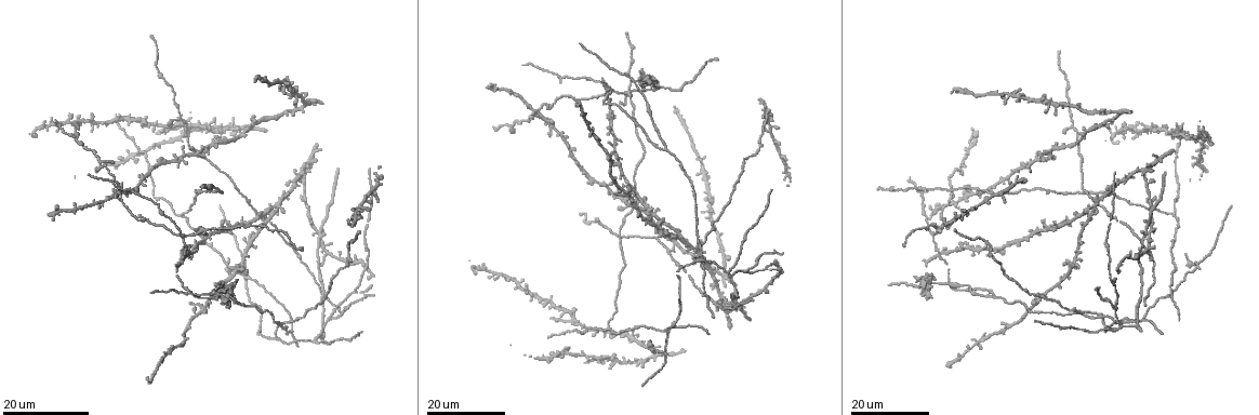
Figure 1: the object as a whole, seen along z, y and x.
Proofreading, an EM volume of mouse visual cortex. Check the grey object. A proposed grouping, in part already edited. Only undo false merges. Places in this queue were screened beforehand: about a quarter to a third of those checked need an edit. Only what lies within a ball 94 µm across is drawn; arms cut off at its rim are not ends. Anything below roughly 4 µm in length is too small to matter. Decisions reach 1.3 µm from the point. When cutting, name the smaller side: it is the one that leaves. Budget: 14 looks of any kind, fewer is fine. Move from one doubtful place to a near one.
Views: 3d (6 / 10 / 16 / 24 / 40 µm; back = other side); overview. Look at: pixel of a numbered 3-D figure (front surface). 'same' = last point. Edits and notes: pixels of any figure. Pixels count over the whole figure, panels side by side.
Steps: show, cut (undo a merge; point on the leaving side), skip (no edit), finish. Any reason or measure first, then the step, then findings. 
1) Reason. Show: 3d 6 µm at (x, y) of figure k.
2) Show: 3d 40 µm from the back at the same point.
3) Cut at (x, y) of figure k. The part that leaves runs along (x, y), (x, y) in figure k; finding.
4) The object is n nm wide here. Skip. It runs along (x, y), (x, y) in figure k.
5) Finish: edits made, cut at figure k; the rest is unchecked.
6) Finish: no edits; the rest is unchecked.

Show: 3d 24 µm at (664, 328) of figure 1.

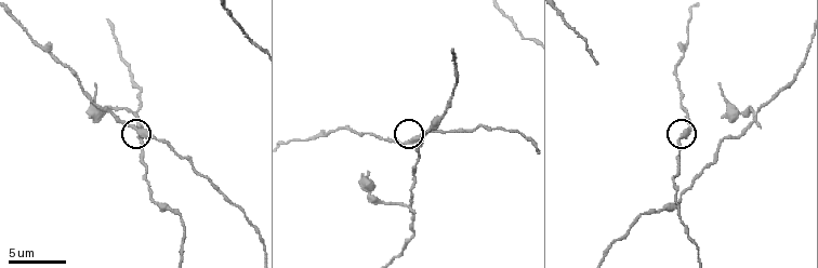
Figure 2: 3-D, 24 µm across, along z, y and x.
Closer look. Show: 3d 10 µm at (410, 141) of figure 2.

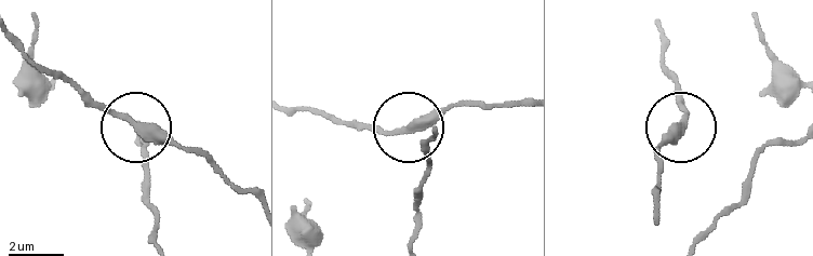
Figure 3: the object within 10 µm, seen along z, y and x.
Skip. Continuous, no second neuron.

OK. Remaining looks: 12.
Show: 3d 16 µm at (316, 342) of figure 1.

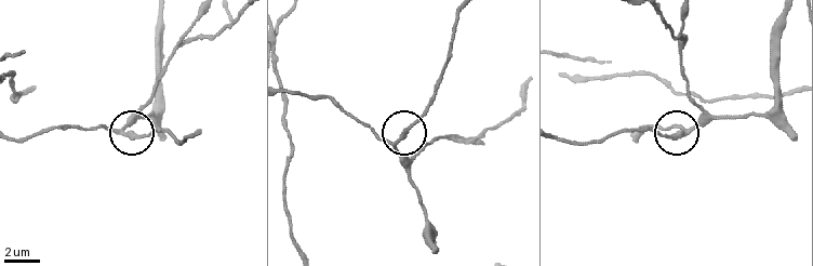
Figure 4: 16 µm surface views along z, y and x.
Show: 3d 10 µm at (395, 143) of figure 4.

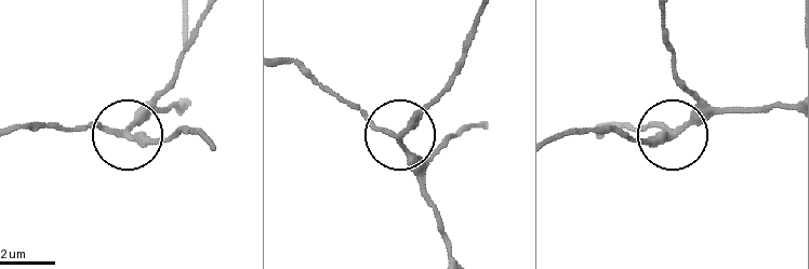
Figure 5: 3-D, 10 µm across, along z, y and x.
3 arms meet here. Skip. It runs along (786, 103), (710, 110), (668, 138), (614, 131) in figure 5; one neuron here.

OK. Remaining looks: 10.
Two arms in line, one across. Show: 3d 24 µm at (666, 150) of figure 1.

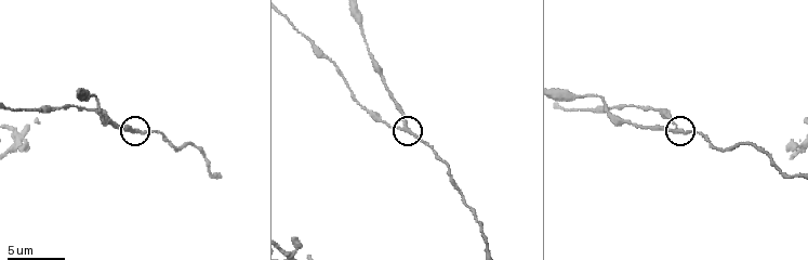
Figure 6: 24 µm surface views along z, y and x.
Zoom in. Show: 3d 6 µm at (403, 127) of figure 6.

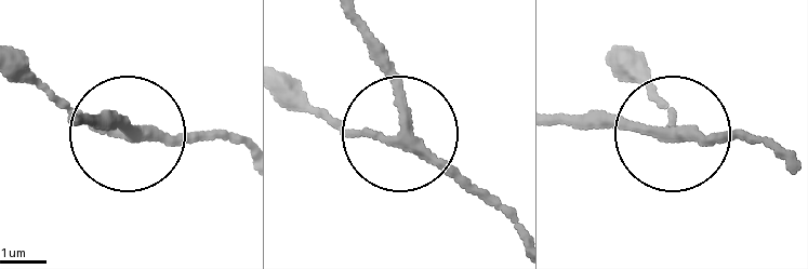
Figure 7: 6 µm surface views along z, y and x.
Skip. It runs along (512, 217), (408, 144), (295, 112) in figure 7; continuous, no second neuron.

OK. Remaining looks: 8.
Looks like a crossing. Show: 3d 16 µm at (1101, 312) of figure 1.

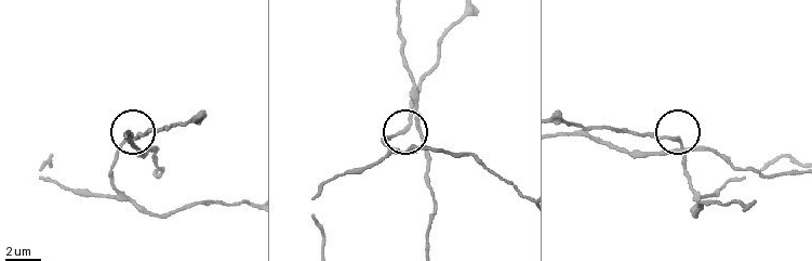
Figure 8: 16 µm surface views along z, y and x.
Show: 3d 6 µm at (406, 126) of figure 8.

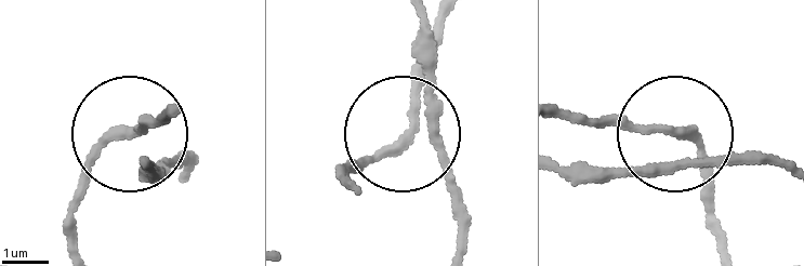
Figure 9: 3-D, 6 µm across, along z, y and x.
Show: 3d 6 µm from the back at (409, 132) of figure 9.

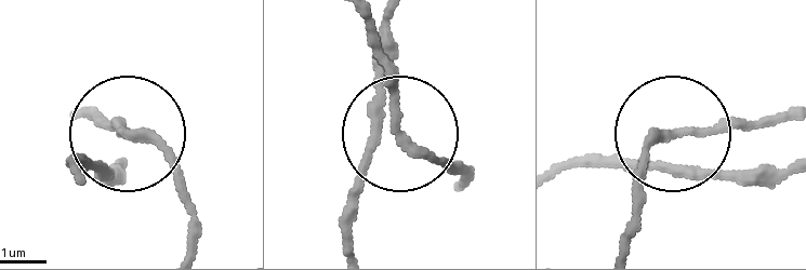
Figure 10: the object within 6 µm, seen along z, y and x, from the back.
The object is 200 nm wide here. Skip. It runs along (631, 244), (653, 143), (673, 139), (688, 166), (743, 181) in figure 10; continuous, no second neuron.

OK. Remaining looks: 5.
Branch point. Show: 3d 16 µm at (333, 316) of figure 1.

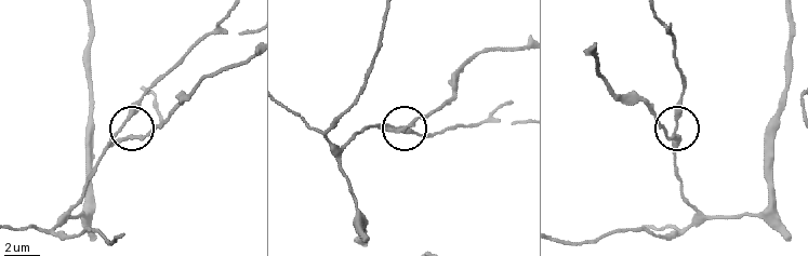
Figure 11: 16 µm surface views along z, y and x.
Show: 3d 6 µm at (680, 138) of figure 11.

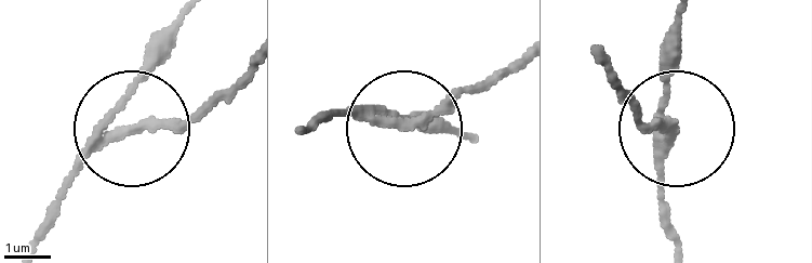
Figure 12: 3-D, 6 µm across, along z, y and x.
3 arms meet here. Cut at (151, 121) of figure 12. The part that leaves runs along (94, 153), (184, 126), (242, 71) in figure 12; two neurons meet here.

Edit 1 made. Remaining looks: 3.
Four arms meet. Show: 3d 6 µm at (757, 110) of figure 2.

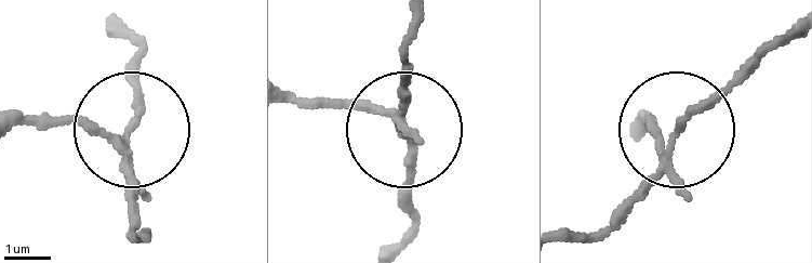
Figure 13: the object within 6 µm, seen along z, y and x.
Cut at (67, 123) of figure 13. The part that leaves runs along (124, 152), (58, 120), (24, 120) in figure 13; two neurons meet here.

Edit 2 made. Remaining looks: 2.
Finish: edits made, cut at figure 12, cut at figure 13; the rest is unchecked.

